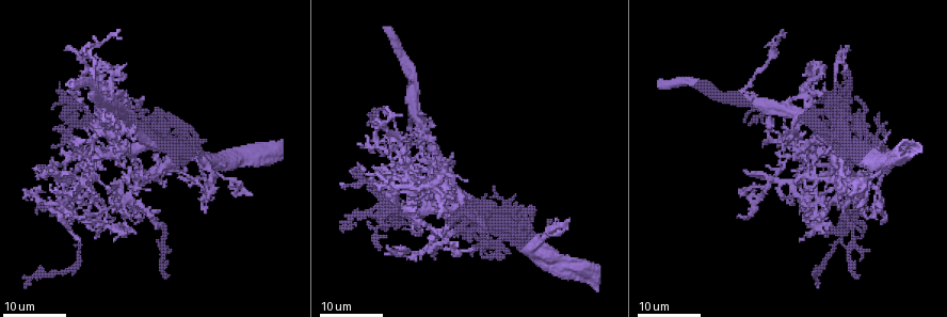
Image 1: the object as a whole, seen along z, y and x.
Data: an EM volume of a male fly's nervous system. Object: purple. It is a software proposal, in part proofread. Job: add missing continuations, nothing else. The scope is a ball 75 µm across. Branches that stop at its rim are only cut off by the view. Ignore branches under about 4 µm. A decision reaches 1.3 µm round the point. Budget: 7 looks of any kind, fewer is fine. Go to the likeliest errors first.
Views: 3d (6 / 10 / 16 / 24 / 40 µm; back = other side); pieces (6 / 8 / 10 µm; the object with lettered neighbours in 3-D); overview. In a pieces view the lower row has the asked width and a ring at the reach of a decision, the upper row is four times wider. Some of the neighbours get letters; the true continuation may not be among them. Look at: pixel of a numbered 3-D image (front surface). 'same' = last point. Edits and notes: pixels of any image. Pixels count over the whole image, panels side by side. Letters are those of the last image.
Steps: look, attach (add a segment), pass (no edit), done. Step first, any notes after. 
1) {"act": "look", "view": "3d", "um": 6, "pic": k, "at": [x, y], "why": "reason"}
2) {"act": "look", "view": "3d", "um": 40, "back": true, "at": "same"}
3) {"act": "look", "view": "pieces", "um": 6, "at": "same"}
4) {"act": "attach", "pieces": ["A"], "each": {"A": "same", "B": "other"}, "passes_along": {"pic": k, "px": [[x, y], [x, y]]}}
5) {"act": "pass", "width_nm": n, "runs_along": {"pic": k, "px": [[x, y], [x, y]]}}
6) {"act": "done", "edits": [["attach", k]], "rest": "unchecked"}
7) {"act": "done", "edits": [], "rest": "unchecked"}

{"act": "look", "view": "3d", "um": 16, "pic": 1, "at": [25, 286], "why": "long arm stops here"}

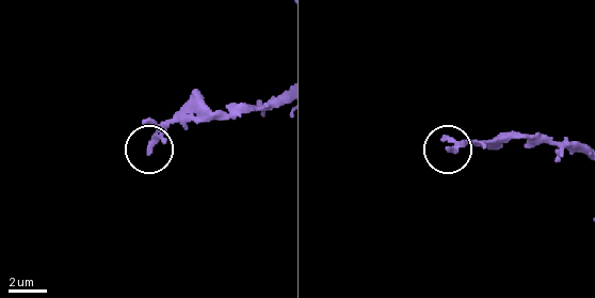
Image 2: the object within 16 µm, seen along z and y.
{"act": "look", "view": "pieces", "um": 8, "pic": 2, "at": [447, 149], "why": "see the neighbours"}

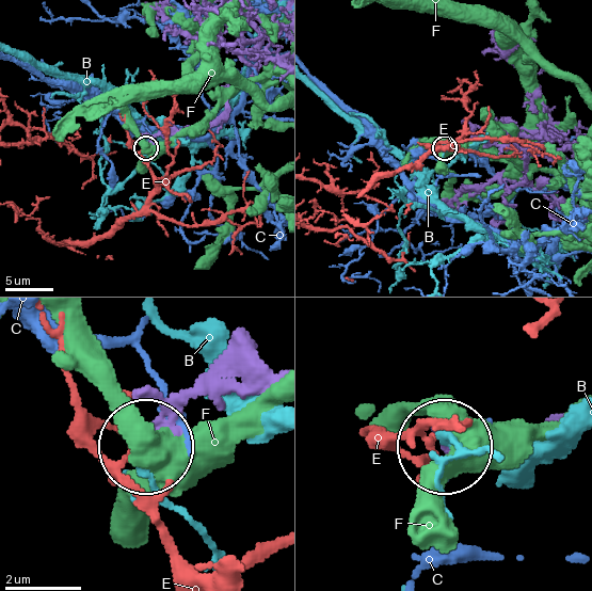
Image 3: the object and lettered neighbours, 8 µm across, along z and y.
{"act": "pass", "each": {"B": "other", "C": "other", "E": "other", "F": "other"}, "found": "no lettered segment goes on from it"}

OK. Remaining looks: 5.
{"act": "look", "view": "3d", "um": 24, "pic": 1, "at": [66, 214]}

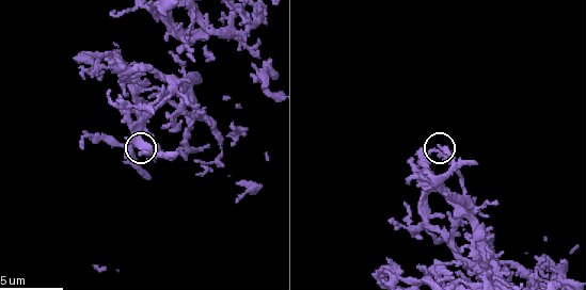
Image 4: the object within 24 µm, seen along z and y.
{"act": "look", "view": "pieces", "um": 10, "pic": 4, "at": [440, 146]}

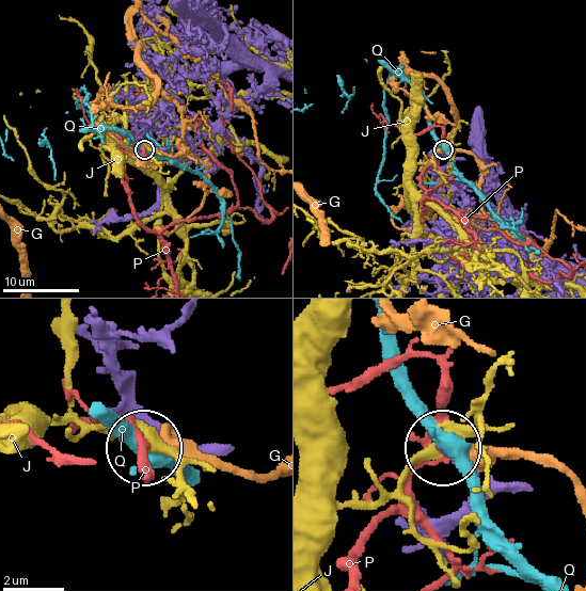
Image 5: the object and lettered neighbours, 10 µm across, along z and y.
{"act": "pass", "width_nm": 240, "each": {"G": "other", "J": "other", "P": "other", "Q": "other"}, "found": "none of them fits"}

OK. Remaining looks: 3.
{"act": "look", "view": "3d", "um": 16, "pic": 1, "at": [66, 50], "why": "an open end"}

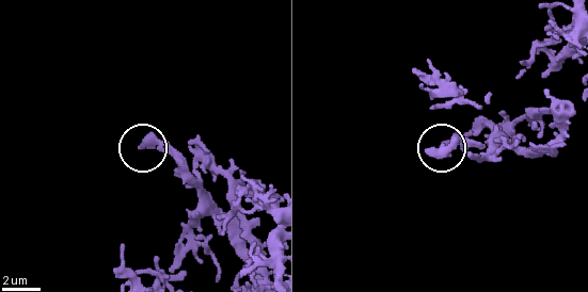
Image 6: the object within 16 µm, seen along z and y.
{"act": "look", "view": "pieces", "um": 6, "pic": 6, "at": [139, 146], "why": "what lies round it"}

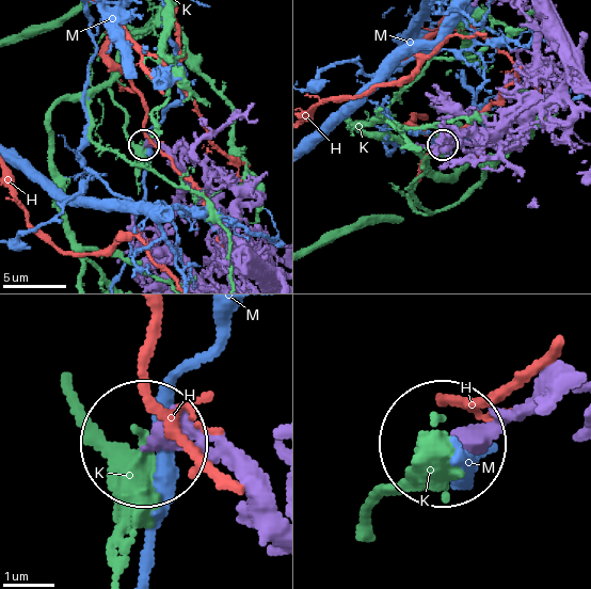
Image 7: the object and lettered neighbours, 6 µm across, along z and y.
{"act": "pass", "each": {"H": "other", "K": "other", "M": "other"}, "found": "none of them fits"}

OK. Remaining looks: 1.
{"act": "done", "edits": [], "rest": "unchecked"}

